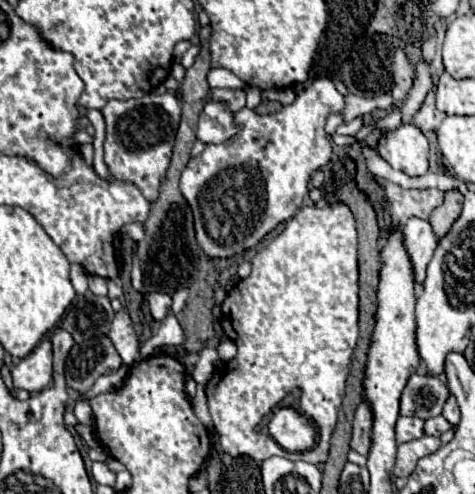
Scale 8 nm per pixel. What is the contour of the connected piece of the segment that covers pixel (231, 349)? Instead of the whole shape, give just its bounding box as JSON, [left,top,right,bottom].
[216,338,236,362]

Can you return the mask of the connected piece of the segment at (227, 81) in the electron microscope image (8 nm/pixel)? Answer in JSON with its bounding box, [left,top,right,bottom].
[208,68,246,90]

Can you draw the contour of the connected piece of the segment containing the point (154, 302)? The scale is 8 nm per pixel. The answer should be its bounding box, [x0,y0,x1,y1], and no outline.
[148,292,172,320]

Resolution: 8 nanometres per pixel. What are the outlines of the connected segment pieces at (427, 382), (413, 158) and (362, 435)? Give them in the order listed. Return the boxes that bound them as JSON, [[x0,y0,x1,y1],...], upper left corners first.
[[400,374,450,420],[378,124,428,176],[350,402,372,456]]

